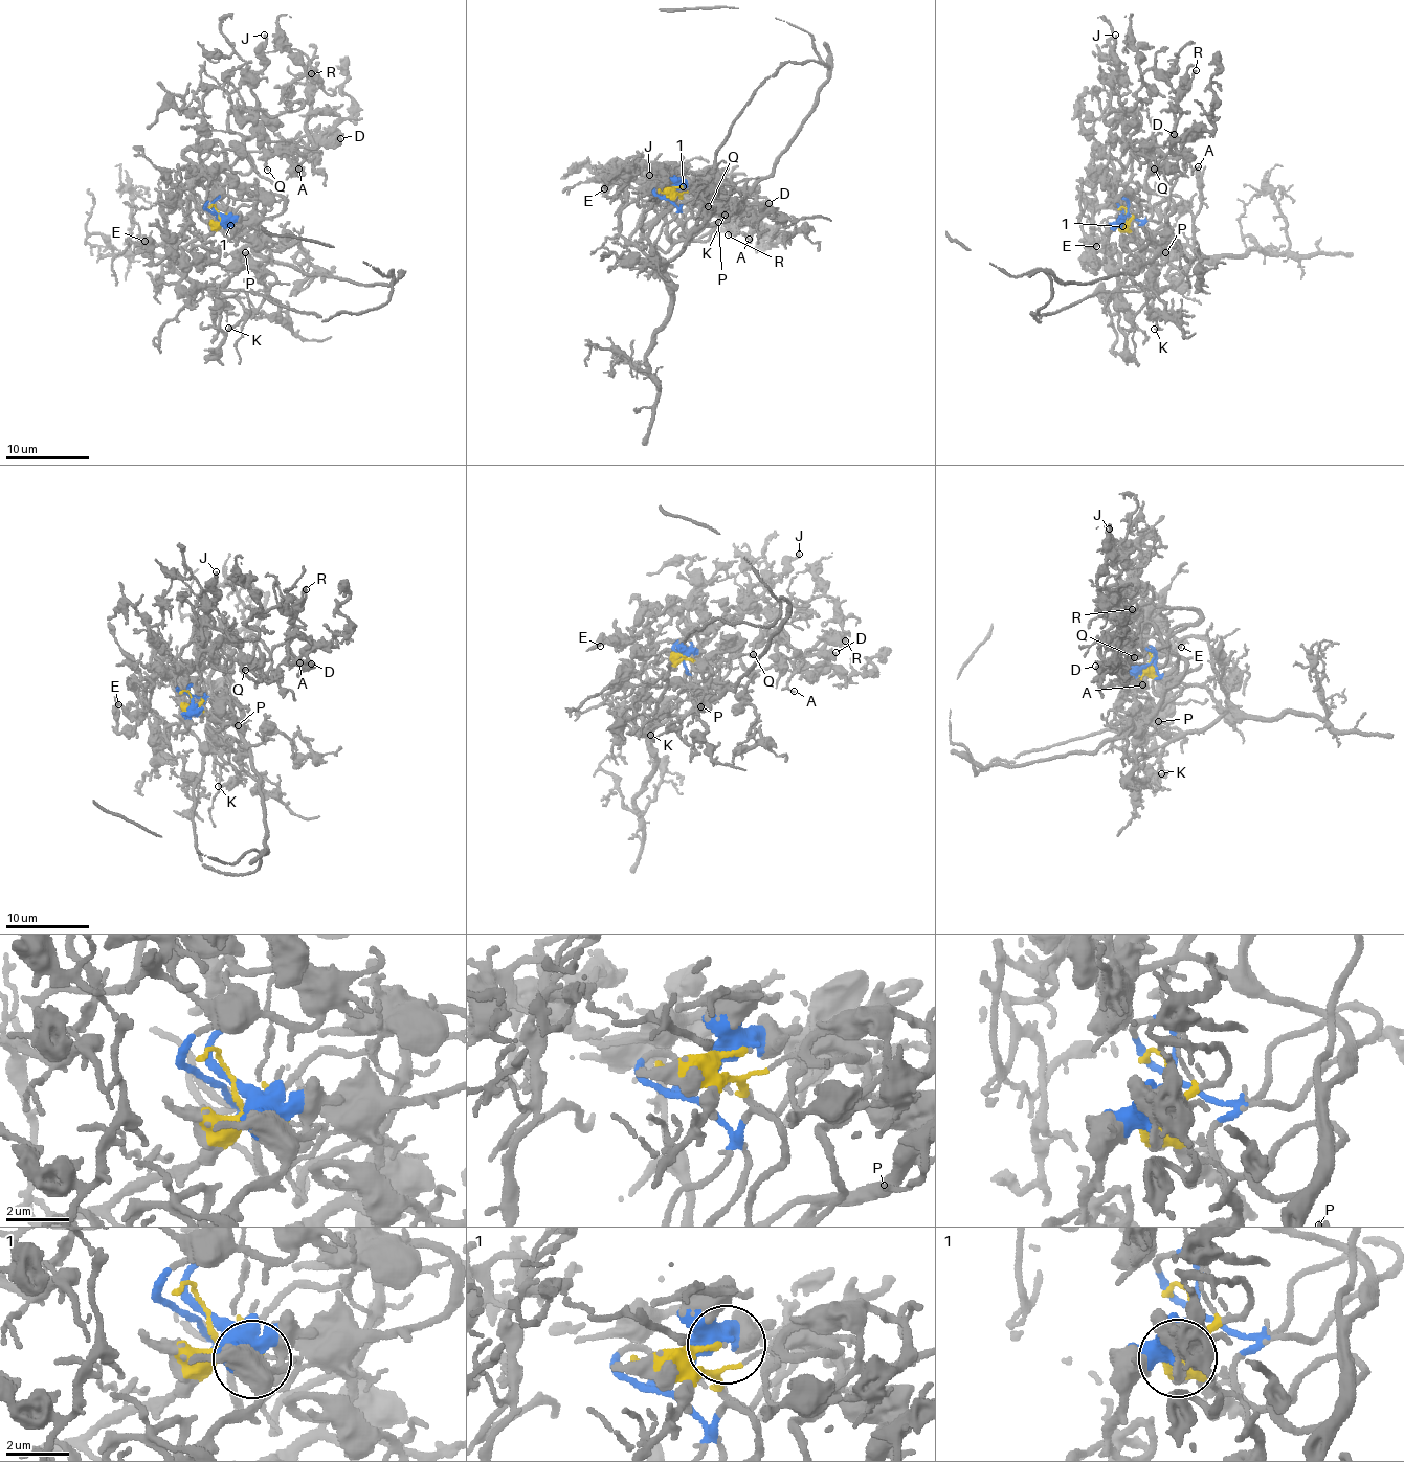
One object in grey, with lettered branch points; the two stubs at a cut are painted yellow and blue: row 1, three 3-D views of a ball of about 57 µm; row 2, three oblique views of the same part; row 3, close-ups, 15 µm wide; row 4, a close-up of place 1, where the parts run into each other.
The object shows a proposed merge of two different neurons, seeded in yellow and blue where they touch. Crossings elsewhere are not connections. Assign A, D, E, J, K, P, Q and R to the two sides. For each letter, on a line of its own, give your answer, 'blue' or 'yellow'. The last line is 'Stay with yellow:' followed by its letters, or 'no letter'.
A: blue
D: blue
E: blue
J: blue
K: blue
P: blue
Q: blue
R: blue
Stay with yellow: no letter

